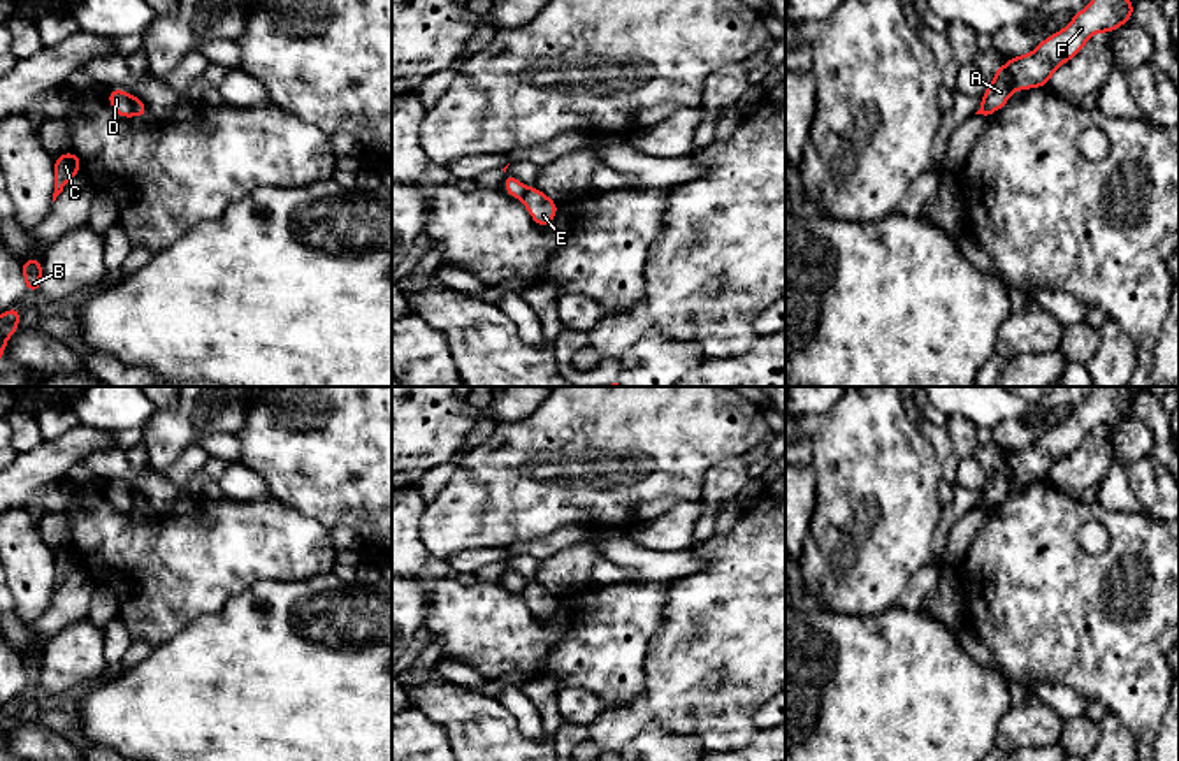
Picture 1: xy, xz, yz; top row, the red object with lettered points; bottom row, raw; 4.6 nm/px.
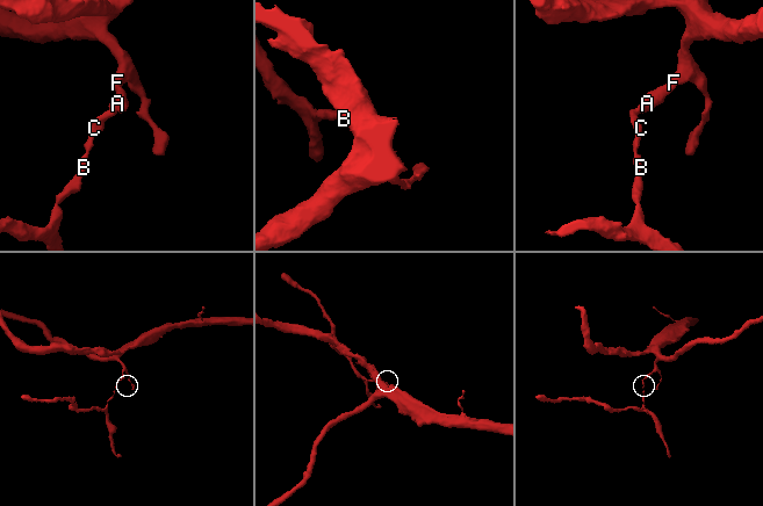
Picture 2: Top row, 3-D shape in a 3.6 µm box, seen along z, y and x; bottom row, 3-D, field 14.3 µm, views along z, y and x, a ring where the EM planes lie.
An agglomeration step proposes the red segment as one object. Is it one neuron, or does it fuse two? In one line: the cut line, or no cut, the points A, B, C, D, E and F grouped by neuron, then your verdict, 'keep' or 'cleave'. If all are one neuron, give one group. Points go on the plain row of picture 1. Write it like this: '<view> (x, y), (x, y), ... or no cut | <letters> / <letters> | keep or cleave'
xy (130, 491), (134, 507) | A E F / B C D | cleave

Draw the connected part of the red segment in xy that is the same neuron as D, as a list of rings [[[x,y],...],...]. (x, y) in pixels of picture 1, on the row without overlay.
[[[119,482],[111,483],[107,494],[118,510],[121,511],[134,510],[132,490],[125,483]]]

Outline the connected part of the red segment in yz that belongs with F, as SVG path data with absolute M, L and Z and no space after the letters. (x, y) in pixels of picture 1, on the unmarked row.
M1098 387L1079 408L1072 411L1067 422L1044 432L1038 441L1024 450L1010 450L1005 460L995 464L995 473L980 494L984 510L1000 504L1014 483L1047 480L1052 466L1065 455L1081 446L1088 432L1096 425L1110 427L1132 413L1135 399L1123 387Z

